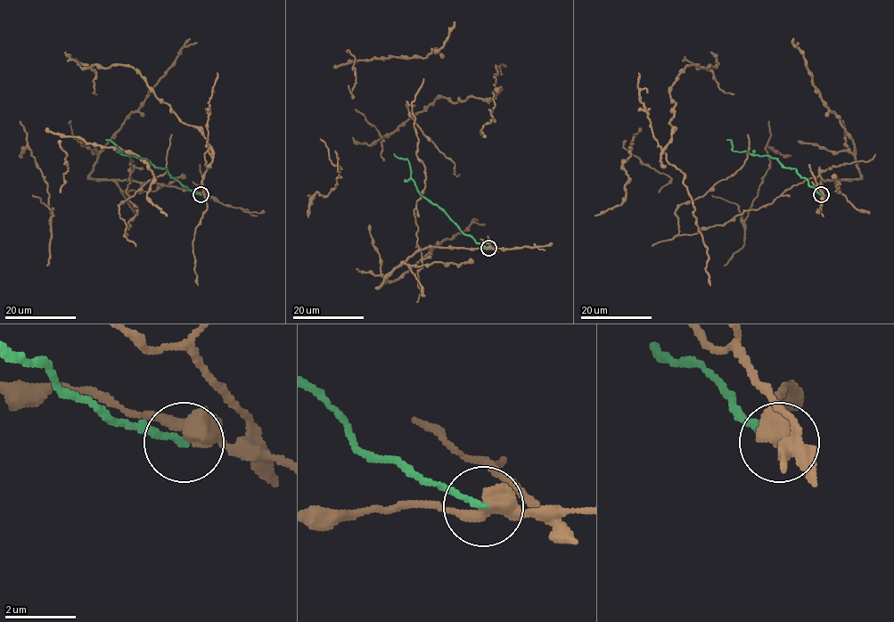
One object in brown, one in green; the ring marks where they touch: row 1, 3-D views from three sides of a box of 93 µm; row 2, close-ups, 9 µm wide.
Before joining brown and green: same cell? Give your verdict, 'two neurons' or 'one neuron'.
two neurons

